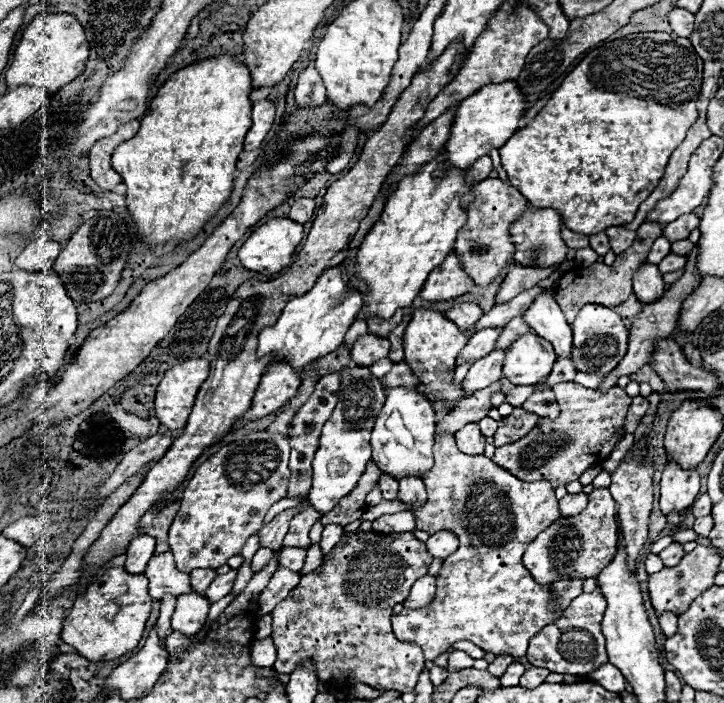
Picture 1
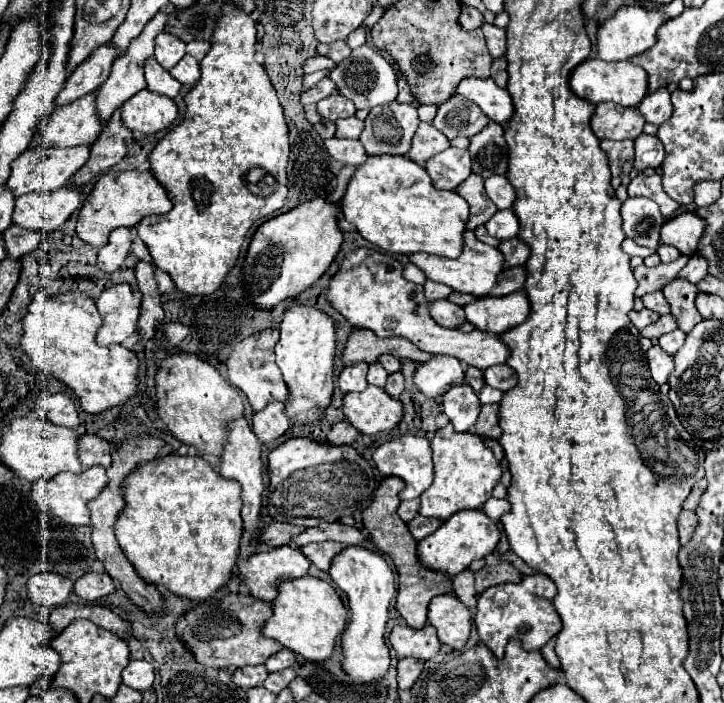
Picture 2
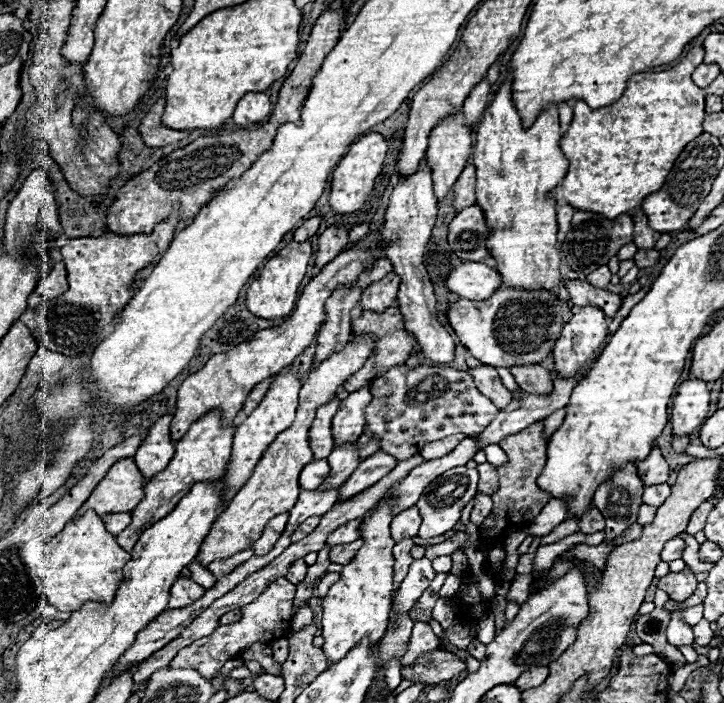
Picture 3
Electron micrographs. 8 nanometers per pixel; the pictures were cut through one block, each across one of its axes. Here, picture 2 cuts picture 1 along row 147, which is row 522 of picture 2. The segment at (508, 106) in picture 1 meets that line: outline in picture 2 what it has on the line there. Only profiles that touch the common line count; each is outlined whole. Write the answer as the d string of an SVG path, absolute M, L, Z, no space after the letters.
M482 510L456 512L456 516L444 520L434 534L418 542L418 558L428 568L436 568L450 576L456 576L464 568L468 568L470 562L482 560L488 554L492 554L500 536L502 536L502 522L500 520L494 522L486 512Z

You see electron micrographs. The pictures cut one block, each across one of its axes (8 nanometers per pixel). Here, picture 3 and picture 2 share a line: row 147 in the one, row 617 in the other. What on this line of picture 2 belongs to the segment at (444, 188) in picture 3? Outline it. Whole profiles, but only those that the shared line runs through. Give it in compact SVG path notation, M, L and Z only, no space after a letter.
M454 594L438 596L430 602L428 622L438 630L438 640L452 650L462 650L472 630L470 610Z

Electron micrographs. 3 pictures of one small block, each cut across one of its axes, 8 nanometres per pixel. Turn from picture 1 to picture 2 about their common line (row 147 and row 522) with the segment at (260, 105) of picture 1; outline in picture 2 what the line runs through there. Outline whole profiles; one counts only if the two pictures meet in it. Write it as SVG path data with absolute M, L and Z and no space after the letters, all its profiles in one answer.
M238 418L230 424L230 436L226 440L224 446L224 454L222 454L222 476L224 478L232 478L242 486L242 500L244 500L244 508L242 508L242 520L246 526L246 532L250 534L250 540L256 540L260 534L260 510L262 510L262 492L264 492L264 482L262 482L262 456L260 456L262 448L260 442L256 438L256 434L250 430L246 418Z

